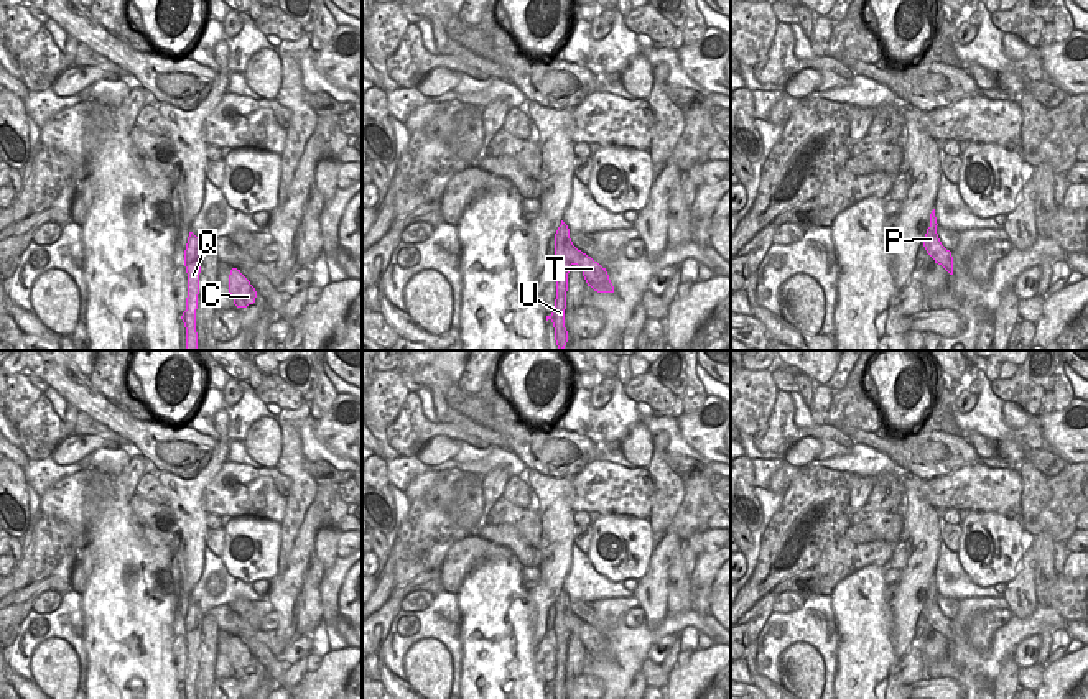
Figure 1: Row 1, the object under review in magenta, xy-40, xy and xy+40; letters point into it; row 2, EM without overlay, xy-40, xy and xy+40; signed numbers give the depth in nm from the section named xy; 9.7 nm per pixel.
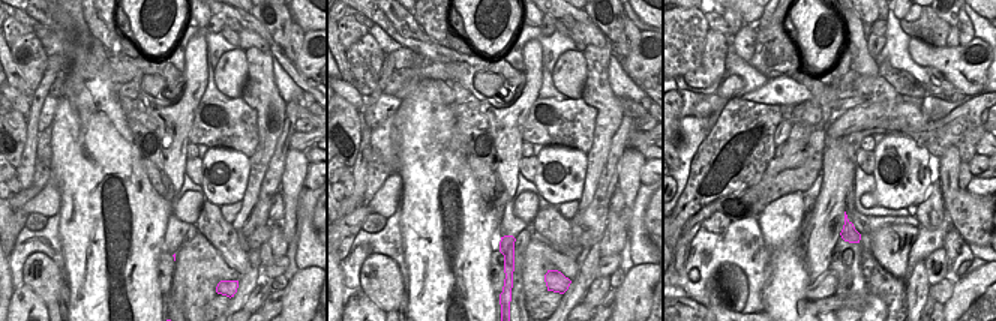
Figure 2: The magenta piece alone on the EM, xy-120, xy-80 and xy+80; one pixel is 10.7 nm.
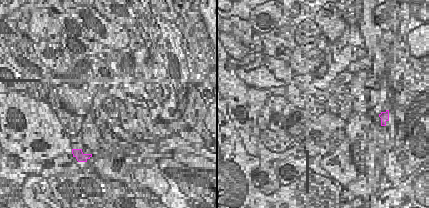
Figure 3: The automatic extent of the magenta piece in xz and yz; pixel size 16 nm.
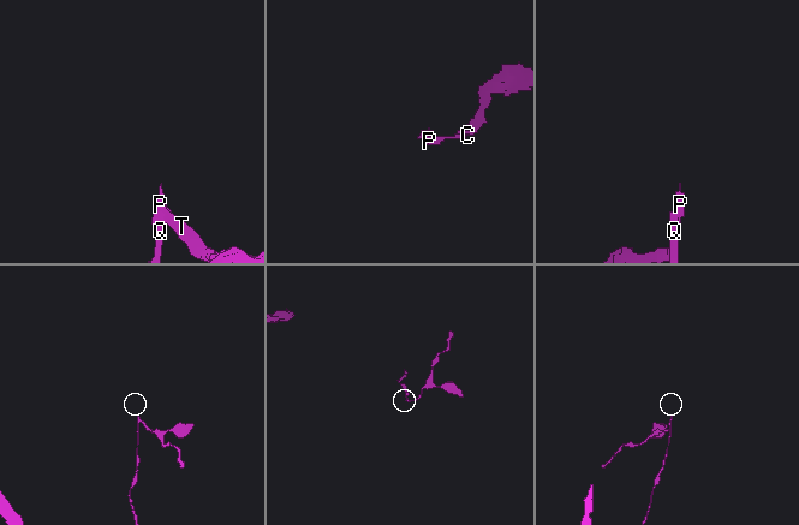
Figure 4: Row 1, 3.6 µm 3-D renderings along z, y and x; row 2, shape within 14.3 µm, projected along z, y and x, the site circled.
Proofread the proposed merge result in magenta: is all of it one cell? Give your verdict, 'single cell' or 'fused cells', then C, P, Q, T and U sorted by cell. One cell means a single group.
fused cells | C T / P Q U

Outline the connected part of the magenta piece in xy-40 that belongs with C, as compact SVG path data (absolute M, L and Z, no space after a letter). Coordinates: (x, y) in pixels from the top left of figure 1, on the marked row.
M232 268L229 275L229 293L237 308L247 308L255 303L257 291L250 281L240 273L240 270Z

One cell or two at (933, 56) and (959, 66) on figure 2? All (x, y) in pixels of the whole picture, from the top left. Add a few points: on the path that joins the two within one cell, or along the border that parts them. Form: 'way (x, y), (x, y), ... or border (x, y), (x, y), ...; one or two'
way (939, 57), (948, 59), (953, 63); one

